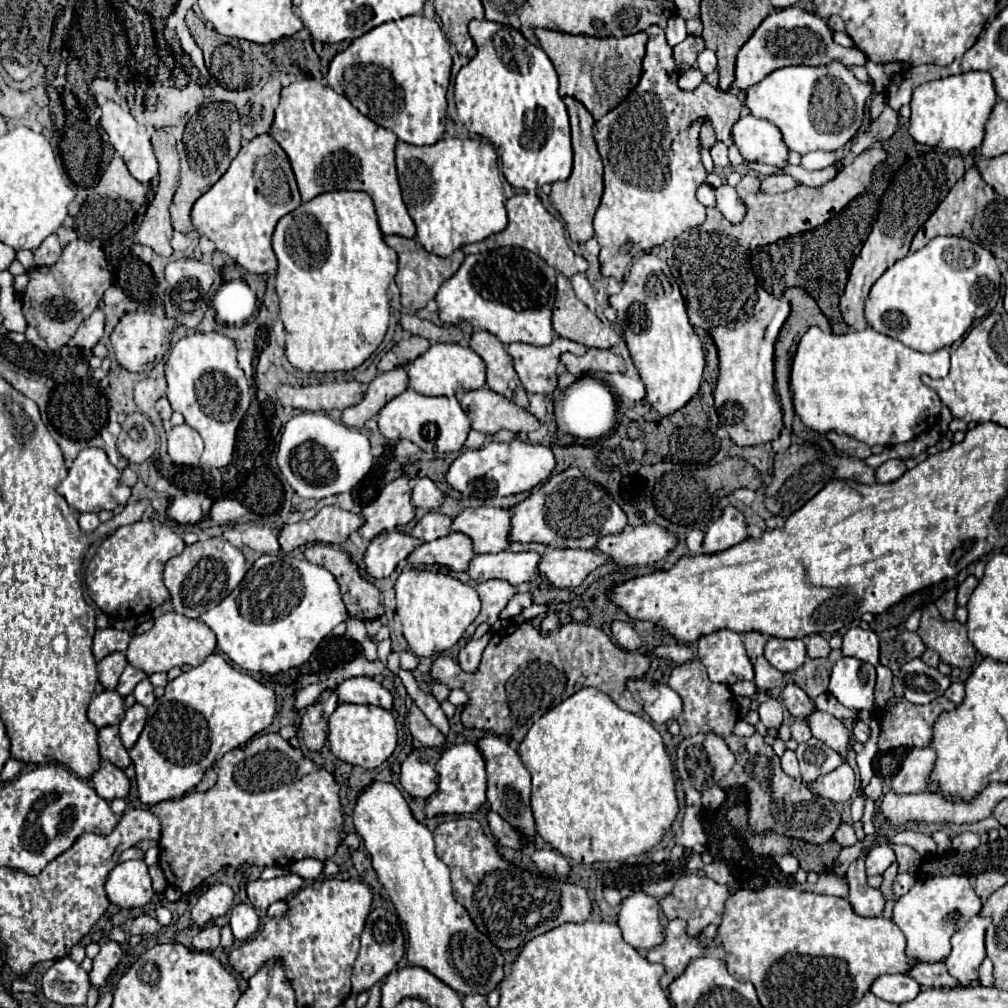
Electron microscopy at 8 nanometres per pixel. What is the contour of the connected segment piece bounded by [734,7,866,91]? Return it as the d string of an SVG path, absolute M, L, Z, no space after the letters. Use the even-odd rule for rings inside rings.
M788 7L774 11L768 15L762 25L754 31L754 35L746 41L746 45L740 49L738 59L736 59L736 85L746 91L754 83L762 81L768 73L788 67L788 65L810 65L810 67L822 67L832 61L842 63L844 67L854 67L854 65L864 65L866 57L862 51L856 47L846 49L834 43L832 39L834 31L828 27L828 23L814 15L808 13L800 7Z

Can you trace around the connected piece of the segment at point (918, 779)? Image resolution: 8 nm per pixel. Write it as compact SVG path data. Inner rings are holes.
M932 747L912 749L904 759L900 771L892 777L892 791L898 795L924 793L934 759L936 759L936 753Z

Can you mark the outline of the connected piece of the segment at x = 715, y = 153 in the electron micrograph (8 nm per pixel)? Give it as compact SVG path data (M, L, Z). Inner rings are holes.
M716 143L712 149L710 149L710 155L714 159L714 165L716 167L722 167L722 169L730 169L730 161L728 161L728 147L724 143Z

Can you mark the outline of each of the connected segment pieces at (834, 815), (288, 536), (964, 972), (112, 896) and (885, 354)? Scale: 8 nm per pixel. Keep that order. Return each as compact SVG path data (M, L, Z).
M754 733L752 737L730 735L726 737L726 745L736 755L736 765L728 773L728 781L724 777L716 785L722 789L726 789L726 785L744 787L748 791L750 827L756 833L774 831L778 835L802 839L814 845L822 845L834 837L834 831L838 831L838 823L842 823L842 815L836 805L830 799L814 795L800 779L788 777L780 767L778 755L768 743L764 743L764 737L760 733Z
M322 507L310 521L286 525L280 531L278 541L284 553L290 553L292 549L306 543L340 545L348 539L350 533L358 531L362 523L364 519L352 511L344 511L340 507Z
M978 913L952 937L952 953L946 957L946 967L962 985L978 977L978 967L986 957L986 927L990 927L990 917Z
M144 859L118 863L110 871L104 889L110 903L122 909L144 907L154 897L148 865L144 863Z
M810 327L800 339L794 355L790 391L796 415L808 429L814 429L818 433L828 431L844 433L870 447L872 445L892 447L896 443L912 441L914 437L934 427L936 417L942 409L942 401L934 389L926 387L920 381L920 377L924 373L930 377L946 377L948 369L950 369L948 349L938 349L934 353L920 353L892 337L874 331L872 327L846 335L832 335L820 331L820 327Z

